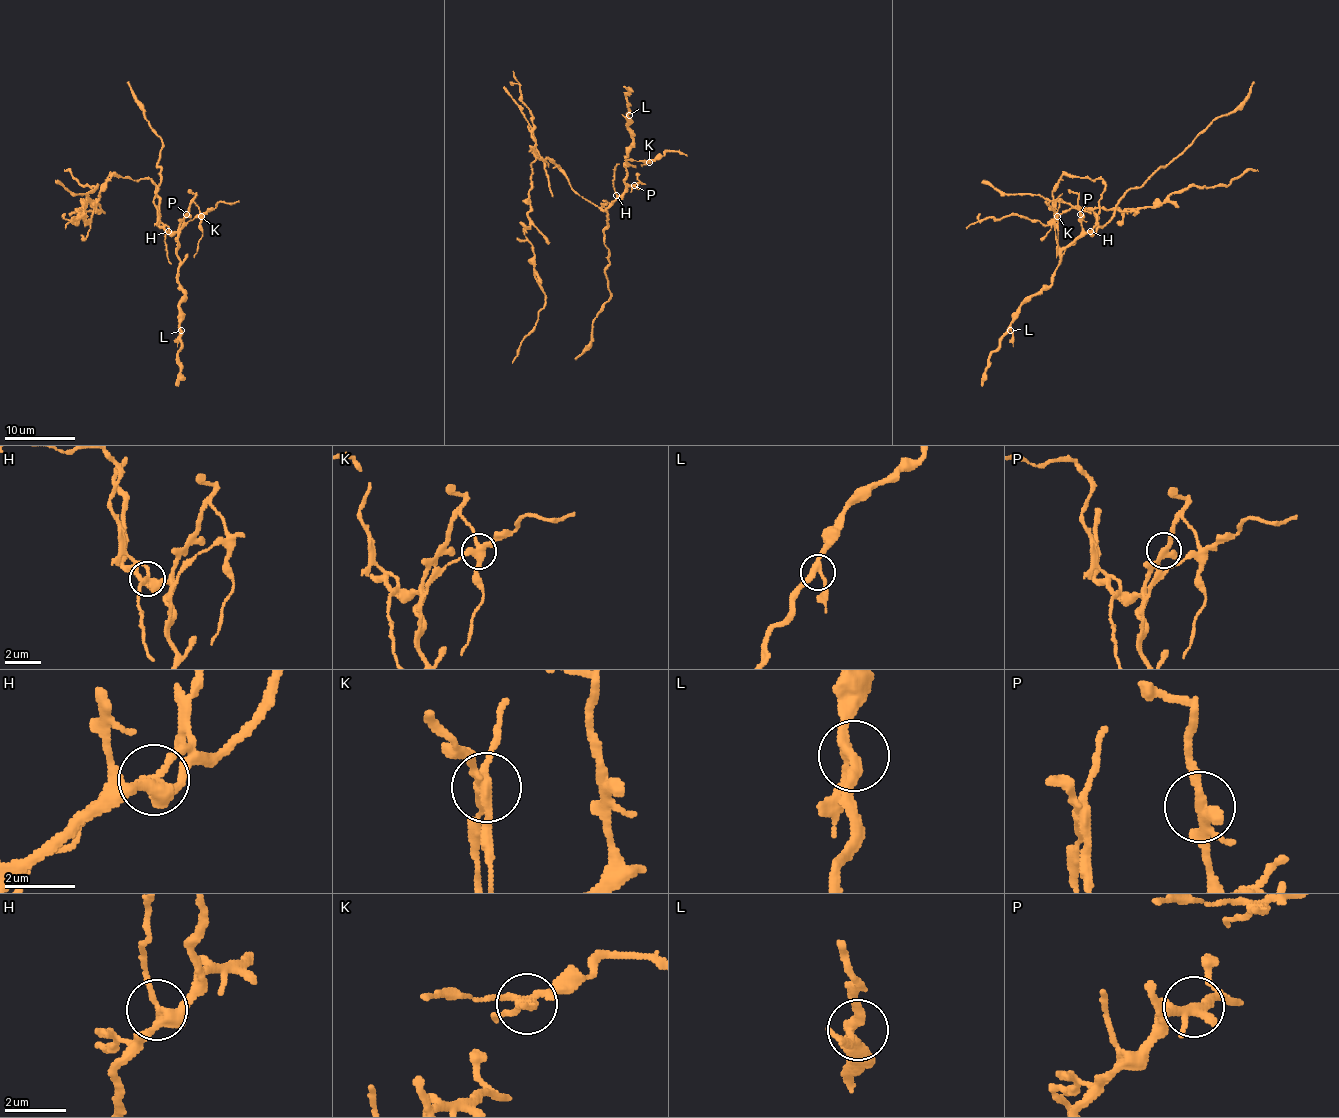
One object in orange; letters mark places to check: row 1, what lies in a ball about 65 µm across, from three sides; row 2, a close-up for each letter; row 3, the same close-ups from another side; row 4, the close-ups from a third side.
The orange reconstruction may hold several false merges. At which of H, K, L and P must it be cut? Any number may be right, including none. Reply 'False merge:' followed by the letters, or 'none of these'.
False merge: H, K

